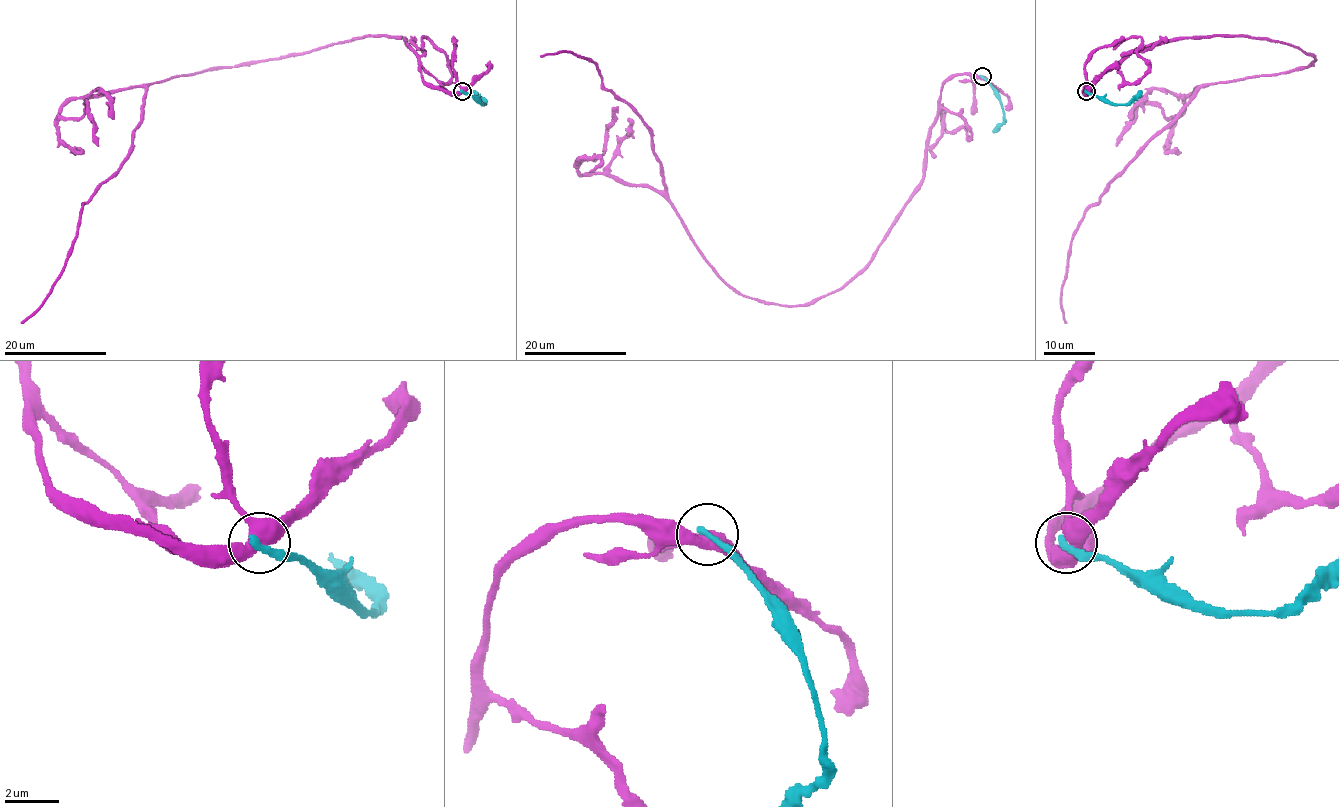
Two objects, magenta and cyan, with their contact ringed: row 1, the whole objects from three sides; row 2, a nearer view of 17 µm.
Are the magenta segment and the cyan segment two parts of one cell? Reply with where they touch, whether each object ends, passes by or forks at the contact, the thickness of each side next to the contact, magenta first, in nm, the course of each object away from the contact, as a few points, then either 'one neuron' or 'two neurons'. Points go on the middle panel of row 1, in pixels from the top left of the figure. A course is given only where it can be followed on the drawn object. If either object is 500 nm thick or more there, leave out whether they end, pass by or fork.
(982, 76) | magenta forks | cyan ends | 480/280 nm | magenta via (981, 77), (943, 84), (923, 182), (875, 256), (795, 306), (716, 273), (649, 127), (590, 59), (540, 56) | cyan via (981, 77), (994, 91), (1003, 111), (1003, 122), (993, 132) | two neurons

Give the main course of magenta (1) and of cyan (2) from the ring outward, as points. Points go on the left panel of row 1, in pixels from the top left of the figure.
1: (462, 91), (431, 88), (403, 38), (385, 35), (147, 86), (129, 157), (83, 205), (61, 275), (20, 322)
2: (462, 91), (484, 104), (473, 90)

